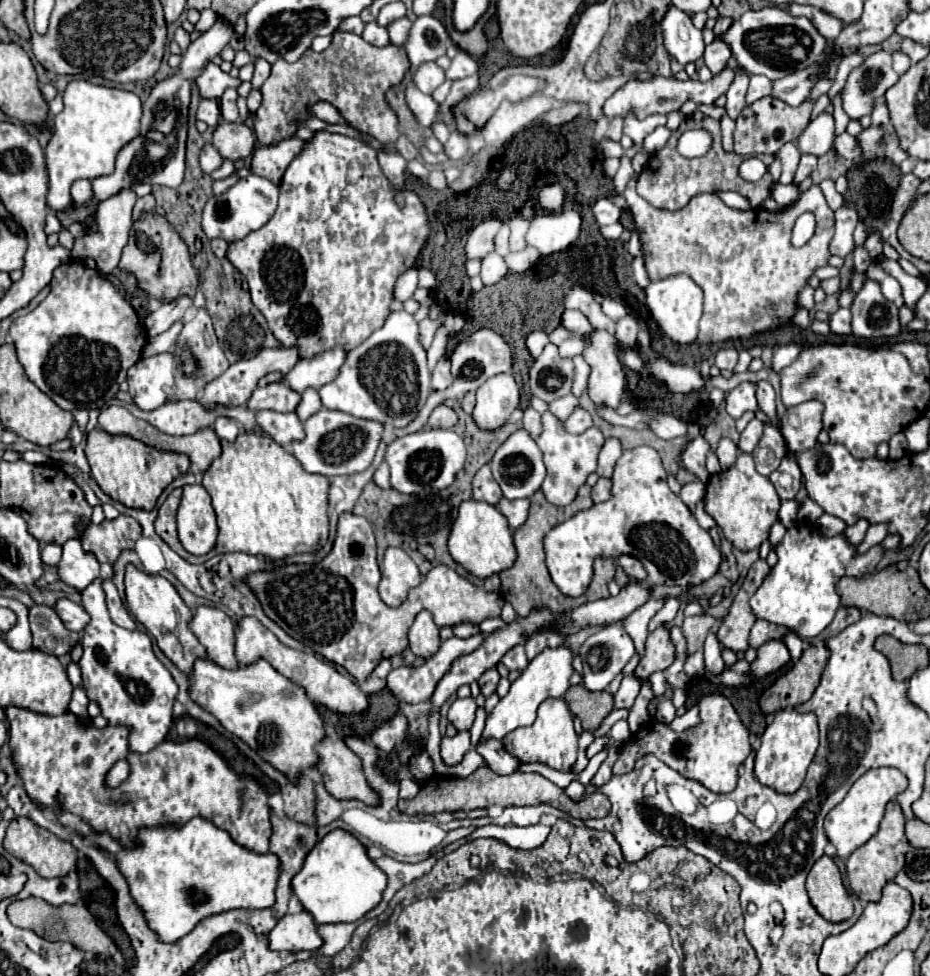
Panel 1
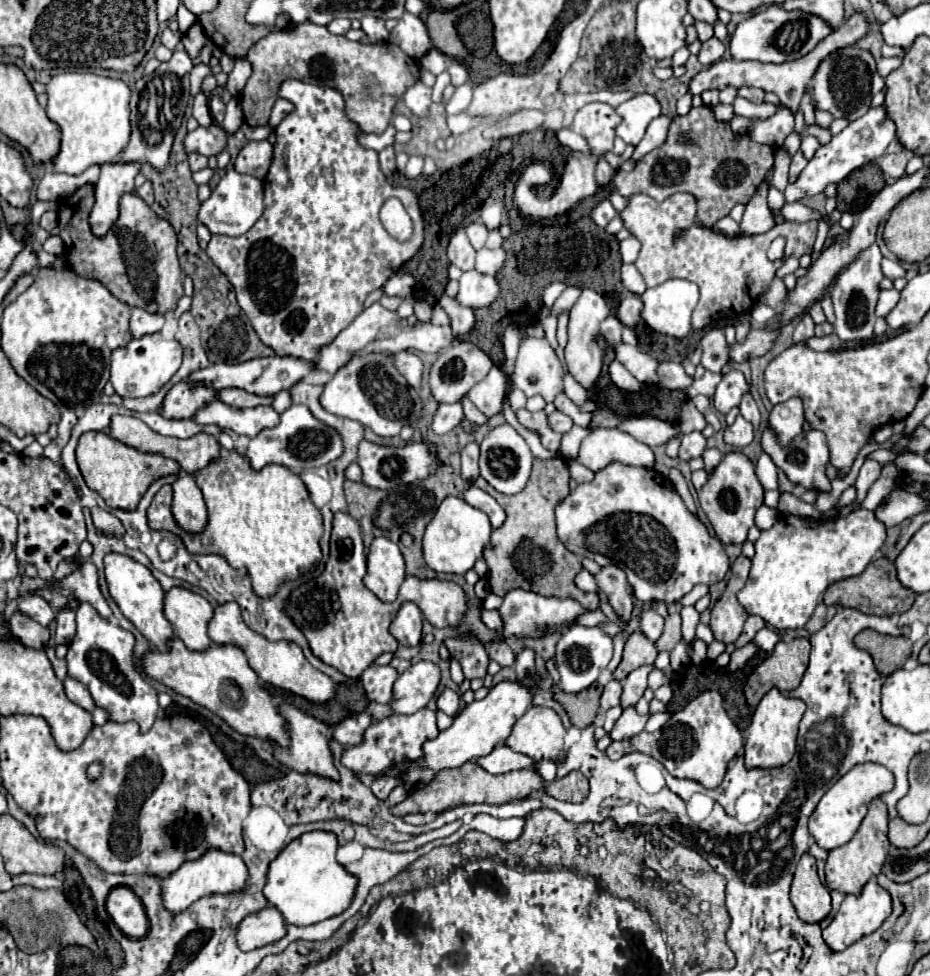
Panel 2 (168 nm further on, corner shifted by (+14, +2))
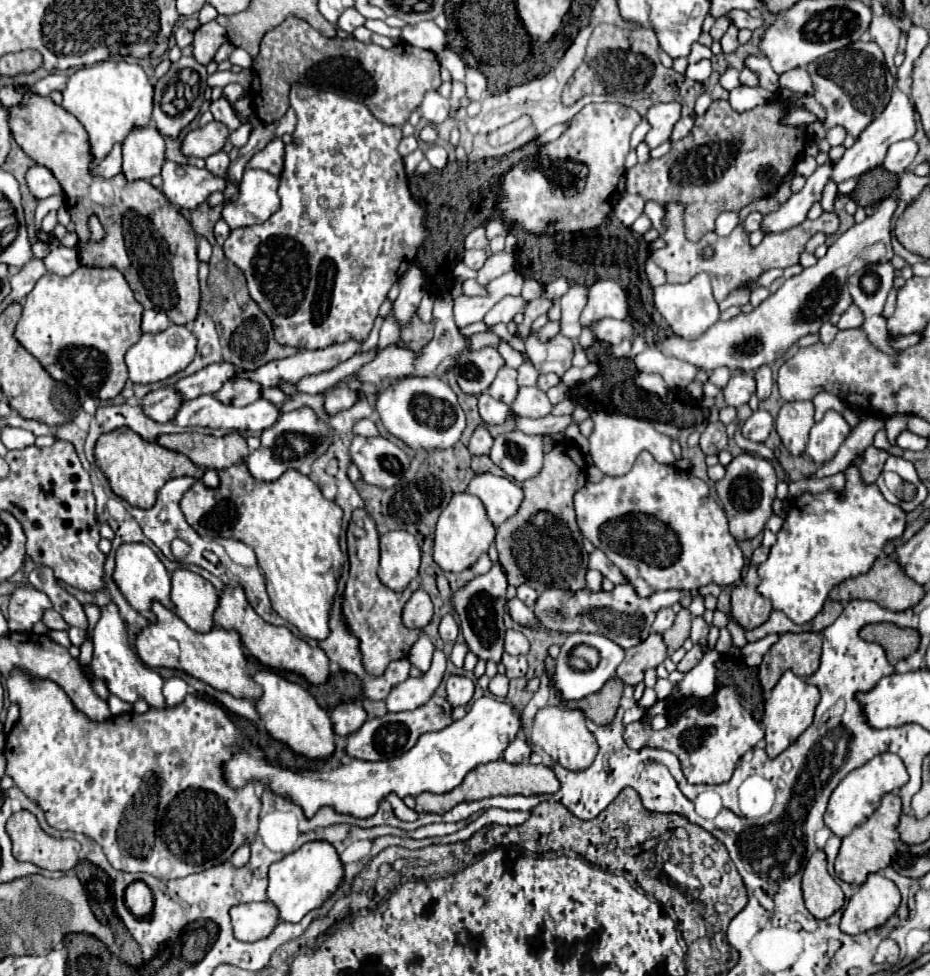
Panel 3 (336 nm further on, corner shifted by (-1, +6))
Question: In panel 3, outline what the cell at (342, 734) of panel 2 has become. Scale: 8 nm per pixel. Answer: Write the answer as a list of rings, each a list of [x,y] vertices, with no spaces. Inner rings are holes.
[[[355,701],[349,703],[339,703],[333,711],[331,711],[331,723],[333,723],[333,731],[341,737],[347,737],[349,733],[355,733],[363,721],[367,719],[367,713],[363,711],[363,707]]]

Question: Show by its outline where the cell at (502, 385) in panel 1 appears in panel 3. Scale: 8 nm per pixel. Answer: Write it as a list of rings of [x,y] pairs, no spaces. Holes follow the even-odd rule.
[[[505,365],[505,367],[499,369],[499,373],[497,373],[495,381],[491,383],[491,387],[487,389],[487,393],[491,397],[511,405],[515,401],[515,397],[517,397],[517,389],[519,389],[519,385],[517,385],[517,371]]]

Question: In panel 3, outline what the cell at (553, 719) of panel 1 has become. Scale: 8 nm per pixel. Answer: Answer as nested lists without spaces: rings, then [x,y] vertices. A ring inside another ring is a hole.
[[[547,705],[547,707],[539,709],[535,715],[535,721],[533,721],[529,739],[533,745],[541,747],[555,763],[563,765],[569,771],[587,769],[599,751],[597,739],[587,729],[587,717],[583,715],[583,711],[569,709],[563,705]]]

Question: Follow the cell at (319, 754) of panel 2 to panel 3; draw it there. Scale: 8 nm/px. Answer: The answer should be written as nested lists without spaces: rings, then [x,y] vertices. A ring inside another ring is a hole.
[[[261,669],[253,673],[253,681],[261,687],[261,697],[253,699],[255,709],[261,717],[261,723],[265,729],[285,745],[289,745],[293,751],[311,757],[311,759],[323,759],[329,757],[335,751],[335,733],[331,727],[329,715],[317,705],[313,695],[303,689],[299,683],[291,683],[279,673],[273,673],[269,669]]]

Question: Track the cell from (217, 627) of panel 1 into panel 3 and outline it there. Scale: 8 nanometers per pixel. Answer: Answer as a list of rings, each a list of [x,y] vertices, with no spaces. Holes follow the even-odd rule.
[[[175,569],[171,573],[171,599],[175,613],[197,631],[213,627],[213,611],[217,607],[217,589],[197,573],[189,569]]]

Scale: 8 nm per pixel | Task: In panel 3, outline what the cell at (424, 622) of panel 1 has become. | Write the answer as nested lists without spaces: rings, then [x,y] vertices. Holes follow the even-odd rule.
[[[417,589],[403,609],[403,623],[409,629],[423,629],[433,617],[433,603],[423,589]]]

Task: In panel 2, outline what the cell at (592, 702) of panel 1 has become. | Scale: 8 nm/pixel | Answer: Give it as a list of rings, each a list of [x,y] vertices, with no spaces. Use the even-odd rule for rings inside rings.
[[[596,683],[580,693],[564,693],[558,687],[552,687],[552,693],[554,699],[566,709],[572,725],[578,729],[588,727],[598,715],[598,699],[602,695],[602,689]]]

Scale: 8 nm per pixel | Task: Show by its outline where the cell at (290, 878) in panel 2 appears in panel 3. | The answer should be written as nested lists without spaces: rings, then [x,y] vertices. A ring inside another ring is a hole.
[[[313,841],[299,847],[295,853],[285,855],[281,861],[269,867],[269,887],[267,899],[279,909],[279,921],[297,923],[311,909],[323,905],[323,901],[339,887],[343,879],[343,865],[339,861],[333,845],[325,841]]]

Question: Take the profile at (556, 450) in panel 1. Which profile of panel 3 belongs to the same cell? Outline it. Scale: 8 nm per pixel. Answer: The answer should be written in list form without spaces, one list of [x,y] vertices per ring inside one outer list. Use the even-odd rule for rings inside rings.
[[[521,387],[511,409],[515,415],[521,417],[545,417],[551,413],[553,405],[549,403],[547,395],[537,387]]]

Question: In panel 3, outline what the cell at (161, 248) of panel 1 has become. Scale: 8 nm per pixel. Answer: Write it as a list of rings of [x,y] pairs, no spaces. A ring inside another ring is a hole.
[[[27,91],[23,105],[11,109],[11,131],[17,145],[35,163],[49,167],[59,179],[67,197],[71,221],[77,225],[79,263],[87,267],[117,267],[135,291],[135,299],[139,299],[145,309],[165,313],[175,325],[191,323],[199,309],[197,237],[179,209],[169,203],[167,215],[167,197],[149,181],[129,185],[123,173],[117,173],[111,179],[91,175],[93,153],[85,127],[49,97]],[[93,213],[99,213],[107,231],[103,243],[89,241],[87,219]]]

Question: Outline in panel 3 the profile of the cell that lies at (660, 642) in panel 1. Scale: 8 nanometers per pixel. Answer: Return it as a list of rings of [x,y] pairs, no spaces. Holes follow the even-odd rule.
[[[659,633],[649,635],[643,643],[625,651],[623,663],[617,667],[617,677],[627,685],[637,685],[643,681],[647,669],[655,669],[667,657],[667,647]]]

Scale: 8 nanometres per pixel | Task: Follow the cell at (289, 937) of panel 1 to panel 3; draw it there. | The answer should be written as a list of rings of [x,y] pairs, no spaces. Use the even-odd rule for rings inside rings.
[[[261,901],[261,903],[241,903],[233,905],[229,909],[231,915],[231,925],[233,925],[233,935],[239,941],[259,941],[267,937],[277,921],[279,911],[271,907],[271,903]]]

